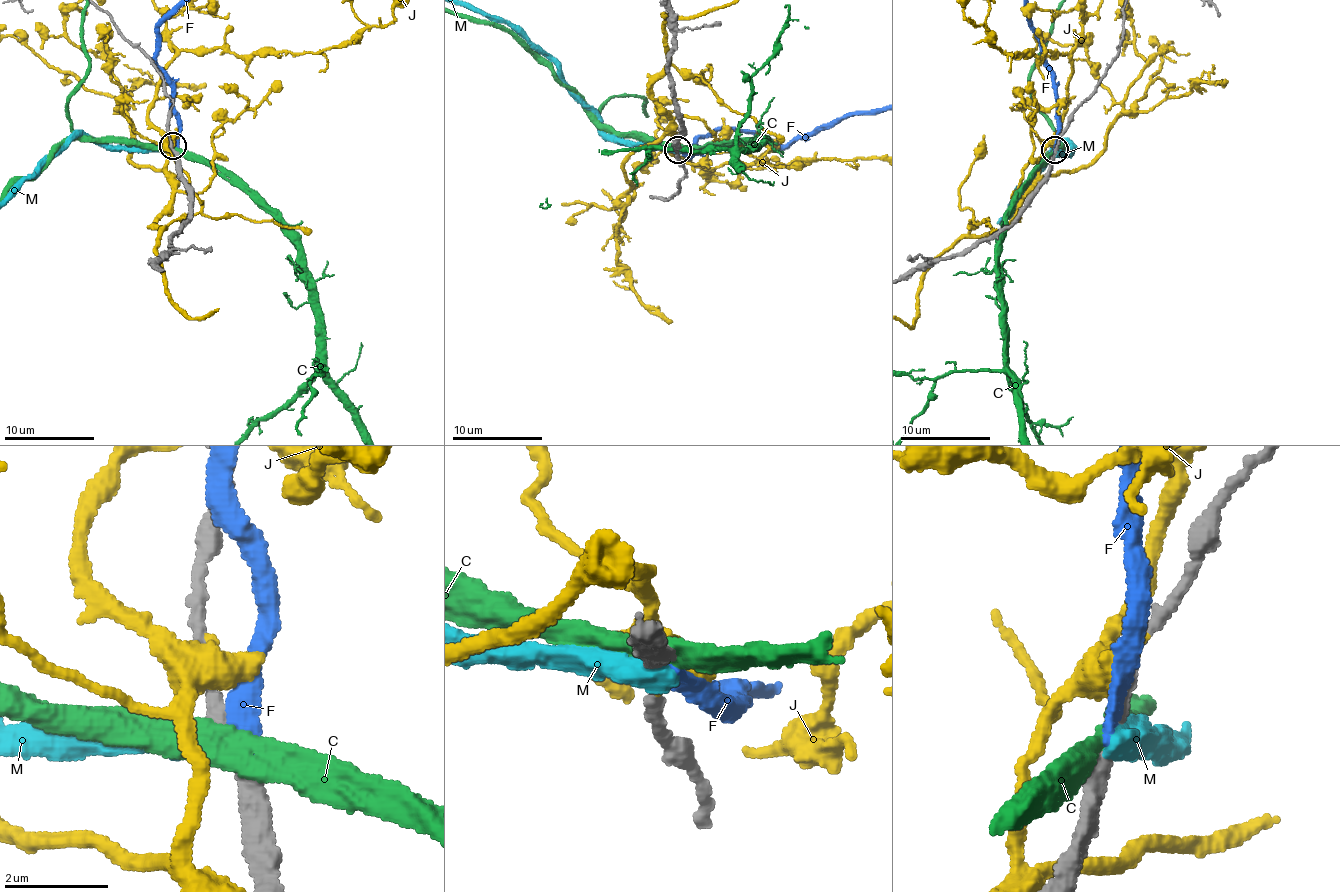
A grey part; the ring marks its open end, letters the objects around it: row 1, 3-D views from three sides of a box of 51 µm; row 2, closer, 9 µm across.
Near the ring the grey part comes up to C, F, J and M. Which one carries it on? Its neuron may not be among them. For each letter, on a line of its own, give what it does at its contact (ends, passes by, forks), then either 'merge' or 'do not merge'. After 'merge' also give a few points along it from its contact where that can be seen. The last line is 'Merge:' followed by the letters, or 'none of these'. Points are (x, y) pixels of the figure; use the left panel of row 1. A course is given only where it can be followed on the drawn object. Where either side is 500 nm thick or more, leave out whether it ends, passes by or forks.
C: it passes by; do not merge
F: it ends there; merge
J: do not merge
M: do not merge
Merge: F

